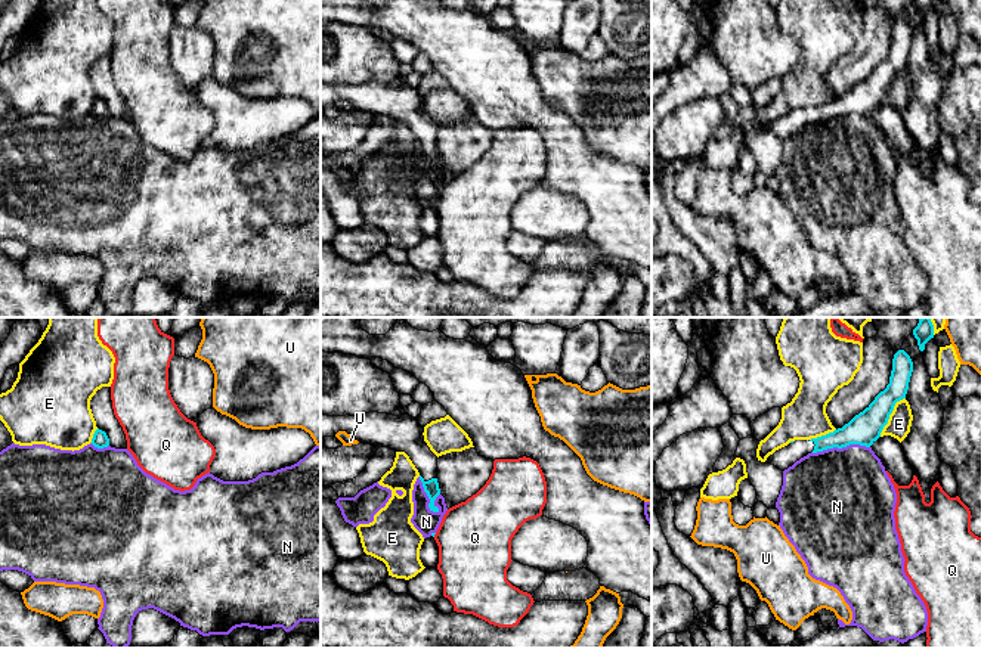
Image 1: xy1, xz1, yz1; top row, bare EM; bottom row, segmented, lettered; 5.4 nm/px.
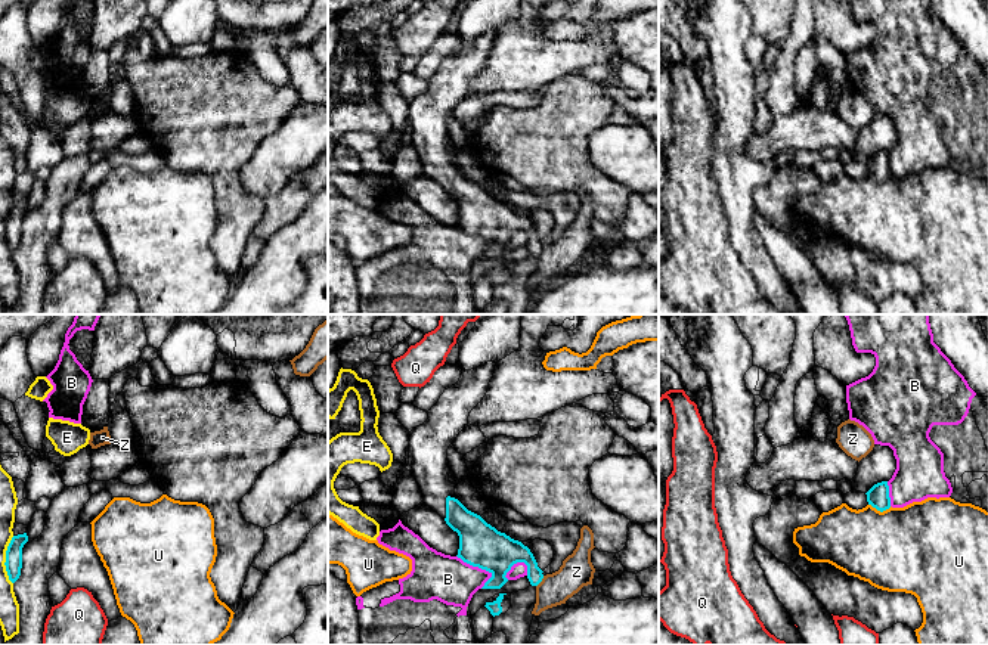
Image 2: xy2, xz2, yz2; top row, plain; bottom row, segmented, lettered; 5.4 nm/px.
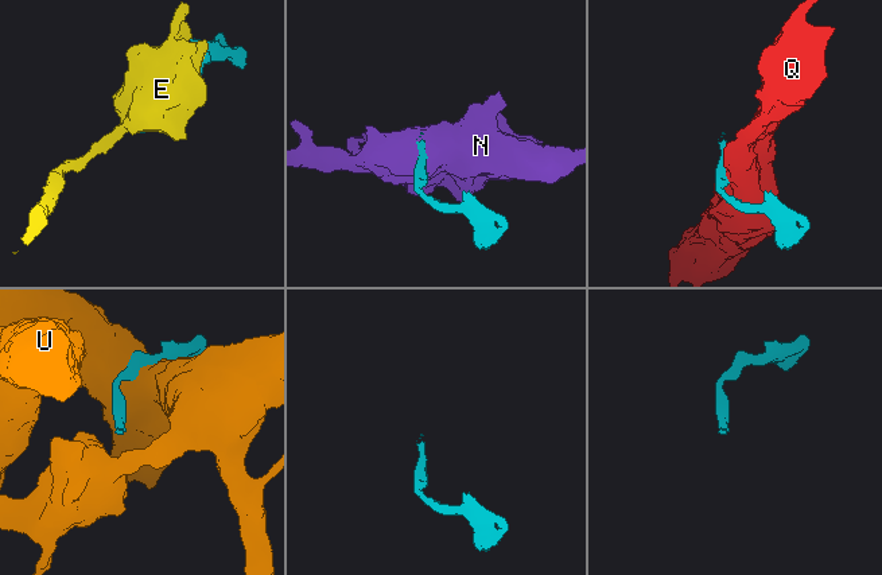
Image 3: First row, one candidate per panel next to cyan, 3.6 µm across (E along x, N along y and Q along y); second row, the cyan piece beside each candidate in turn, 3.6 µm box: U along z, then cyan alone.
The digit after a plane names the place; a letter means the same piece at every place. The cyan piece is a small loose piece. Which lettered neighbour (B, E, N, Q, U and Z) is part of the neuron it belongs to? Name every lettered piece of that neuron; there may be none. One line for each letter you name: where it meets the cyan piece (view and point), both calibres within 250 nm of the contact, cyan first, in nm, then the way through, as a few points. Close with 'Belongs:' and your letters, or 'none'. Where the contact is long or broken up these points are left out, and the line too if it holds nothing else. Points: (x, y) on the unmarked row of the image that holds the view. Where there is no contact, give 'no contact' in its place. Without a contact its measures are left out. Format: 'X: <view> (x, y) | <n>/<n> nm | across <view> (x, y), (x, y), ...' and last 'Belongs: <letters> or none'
Belongs: none

